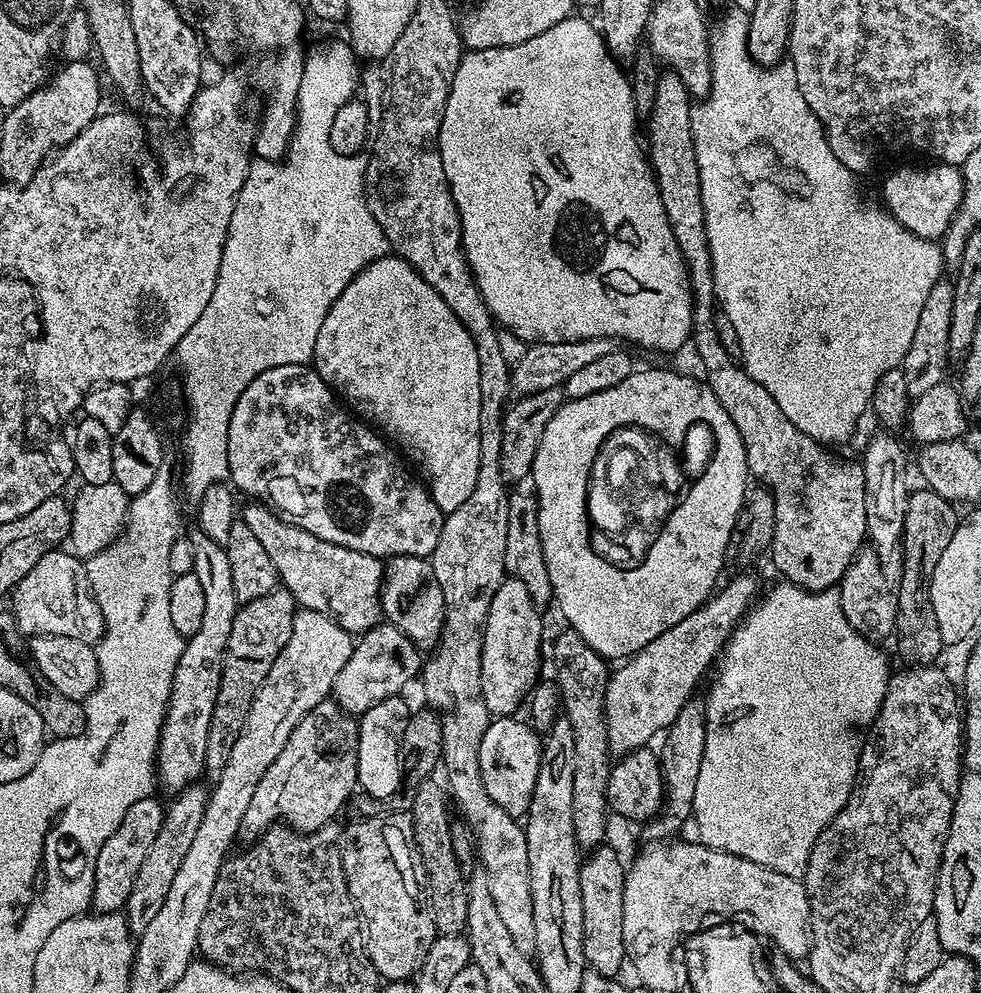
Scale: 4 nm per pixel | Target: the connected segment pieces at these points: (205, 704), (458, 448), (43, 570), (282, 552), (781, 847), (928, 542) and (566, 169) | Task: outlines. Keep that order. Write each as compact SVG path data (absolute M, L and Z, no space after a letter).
M193 532L190 536L194 546L194 566L191 573L198 578L198 583L202 586L202 626L198 626L198 634L187 637L182 658L178 658L178 666L172 679L172 693L168 699L164 725L160 727L160 741L156 751L159 787L169 788L169 793L172 794L182 791L204 776L210 718L214 714L214 702L218 702L224 655L230 642L230 630L238 607L227 551L221 545L215 544L205 532Z
M395 254L383 256L380 260L367 264L348 283L346 290L342 290L342 294L338 294L338 298L330 306L326 319L322 321L322 330L318 330L318 338L314 342L314 354L310 360L316 373L328 383L328 387L336 393L337 397L347 401L351 411L357 417L363 418L373 429L379 430L389 441L399 445L406 456L406 451L408 451L407 459L413 465L416 463L424 471L423 479L426 481L426 487L432 493L434 502L440 507L441 512L447 514L458 510L458 506L462 506L462 502L466 502L466 498L470 498L470 490L474 490L474 478L478 478L478 438L480 437L478 350L474 346L466 326L462 326L462 322L454 314L454 310L450 310L450 306L446 306L446 302L417 274L412 264L406 263L401 256Z
M57 550L48 552L22 578L12 589L10 601L12 600L12 616L16 624L25 632L25 637L34 636L61 636L62 638L78 638L78 642L86 642L95 645L100 637L104 635L104 619L98 602L92 596L92 587L88 581L88 569L81 557L68 550Z
M248 502L248 505L242 508L242 522L250 526L250 530L254 530L254 535L258 542L262 542L270 562L274 562L274 570L280 575L280 584L295 598L301 609L309 608L328 616L349 634L369 632L381 623L380 589L384 583L385 566L385 561L381 557L362 554L358 550L350 550L346 546L320 540L298 526L287 524L277 513L259 502Z
M780 582L780 585L751 611L732 634L722 654L724 665L708 692L708 700L704 704L706 714L706 754L702 754L702 770L698 770L698 786L694 790L692 816L696 820L696 832L699 843L716 848L719 852L729 852L735 856L746 858L750 862L758 862L758 866L766 866L778 874L803 877L810 850L814 850L814 842L828 823L846 806L852 788L856 784L856 769L860 766L860 749L866 743L866 733L876 720L878 710L888 693L890 667L884 657L883 647L856 632L854 626L846 618L840 605L839 591L809 592L806 588L798 588L795 584Z
M920 486L920 489L913 491L908 497L906 506L906 522L904 523L904 539L902 541L902 556L904 552L904 569L898 575L898 591L896 593L896 630L894 641L896 648L900 651L903 663L908 666L928 666L940 656L940 651L945 651L946 645L938 630L938 621L934 616L934 609L931 606L928 591L930 590L931 575L938 558L945 552L946 546L950 543L958 523L958 515L952 501L940 497L927 486Z
M573 14L558 22L558 26L550 26L546 34L538 34L518 46L506 46L505 48L491 48L490 50L467 51L461 55L460 65L454 74L454 82L450 86L450 94L446 98L446 110L442 114L442 126L440 127L439 154L442 162L444 177L448 183L448 189L452 195L452 201L456 203L456 209L460 215L460 237L464 243L464 254L468 258L468 264L472 268L472 276L476 280L478 290L486 302L486 306L492 311L492 319L501 329L508 329L519 339L527 342L545 344L546 342L578 342L590 338L608 338L613 342L629 340L640 348L653 348L656 352L676 352L683 344L689 343L692 334L692 287L688 281L688 270L684 267L684 259L680 253L678 242L674 238L674 230L670 228L670 222L666 216L666 206L662 204L660 191L656 185L656 176L652 172L651 163L642 147L642 140L636 137L636 124L638 117L635 112L635 100L632 97L631 86L626 79L625 71L620 70L621 65L615 56L609 52L600 29L595 23L583 20L580 14Z

